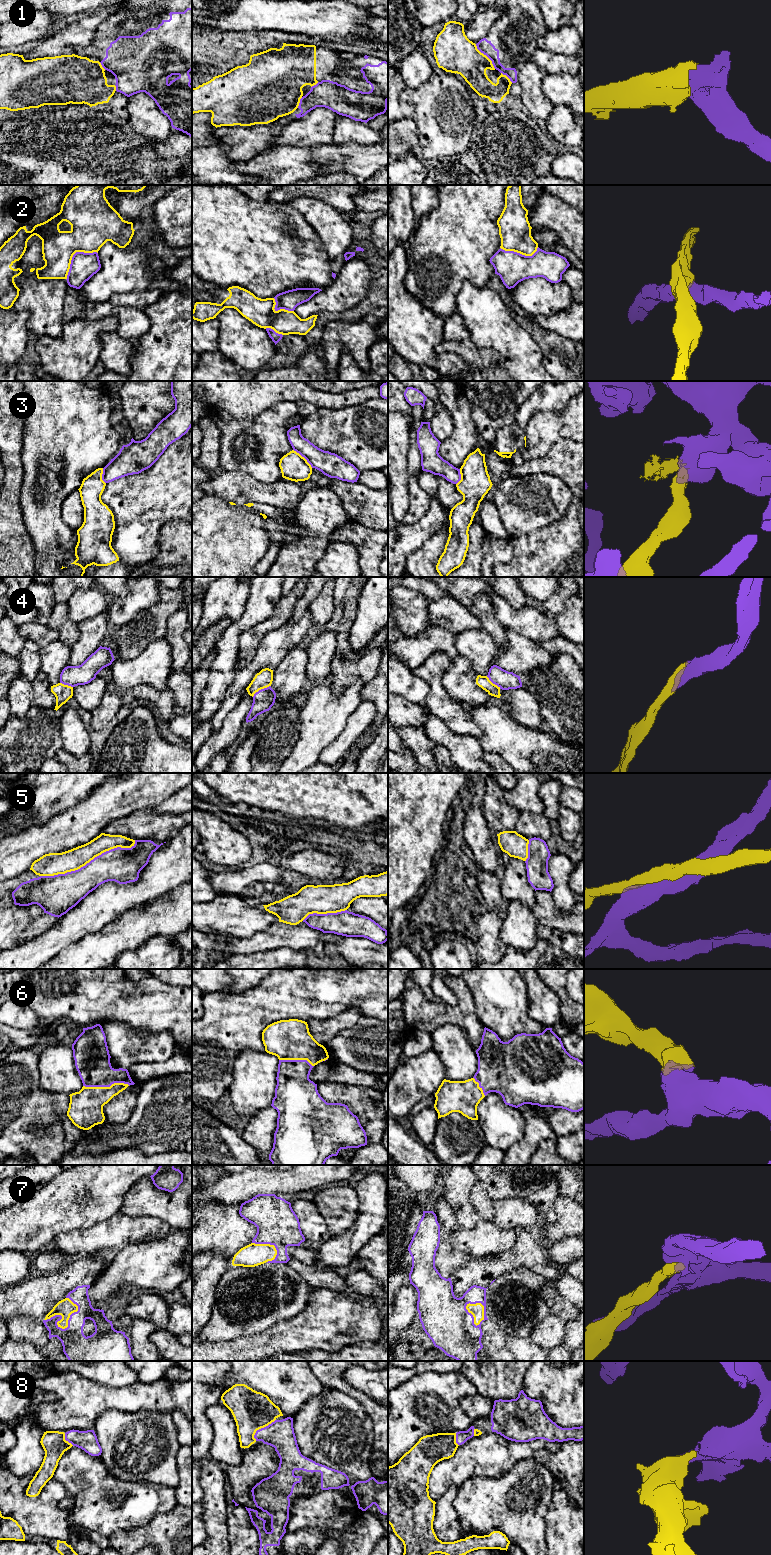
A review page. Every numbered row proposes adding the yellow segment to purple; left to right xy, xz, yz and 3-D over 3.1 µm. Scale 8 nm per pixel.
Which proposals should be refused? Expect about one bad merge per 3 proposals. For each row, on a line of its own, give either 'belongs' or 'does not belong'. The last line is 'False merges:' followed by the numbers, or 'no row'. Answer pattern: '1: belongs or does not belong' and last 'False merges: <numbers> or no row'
1: does not belong
2: does not belong
3: does not belong
4: belongs
5: does not belong
6: belongs
7: does not belong
8: belongs
False merges: 1, 2, 3, 5, 7

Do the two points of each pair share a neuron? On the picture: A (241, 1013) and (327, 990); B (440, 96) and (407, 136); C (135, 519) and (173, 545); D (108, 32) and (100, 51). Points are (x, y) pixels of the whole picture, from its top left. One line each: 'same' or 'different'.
A: same
B: different
C: different
D: same

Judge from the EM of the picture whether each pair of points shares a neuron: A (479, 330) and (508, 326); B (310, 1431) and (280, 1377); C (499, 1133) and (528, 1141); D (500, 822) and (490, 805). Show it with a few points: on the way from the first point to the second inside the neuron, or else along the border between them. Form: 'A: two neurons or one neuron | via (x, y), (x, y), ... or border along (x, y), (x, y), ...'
A: one neuron | via (486, 328), (501, 327)
B: two neurons | border along (319, 1396), (310, 1398), (292, 1417)
C: two neurons | border along (521, 1115), (524, 1121), (523, 1136), (504, 1153)
D: one neuron | via (500, 818), (494, 809)

